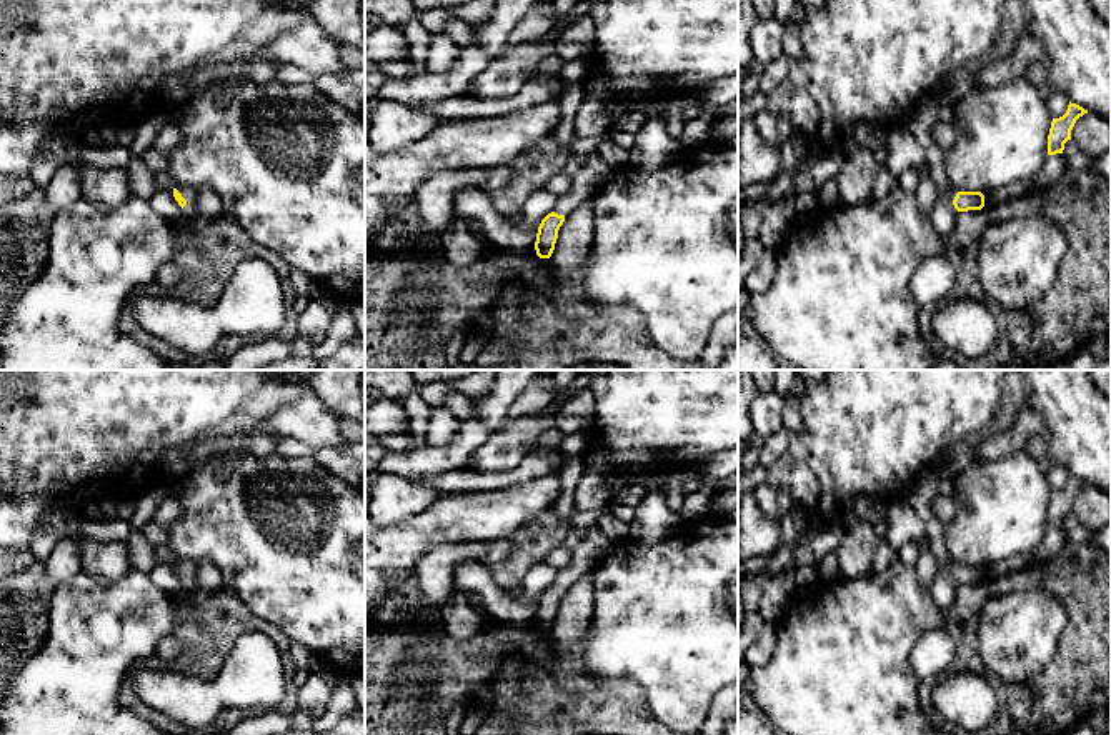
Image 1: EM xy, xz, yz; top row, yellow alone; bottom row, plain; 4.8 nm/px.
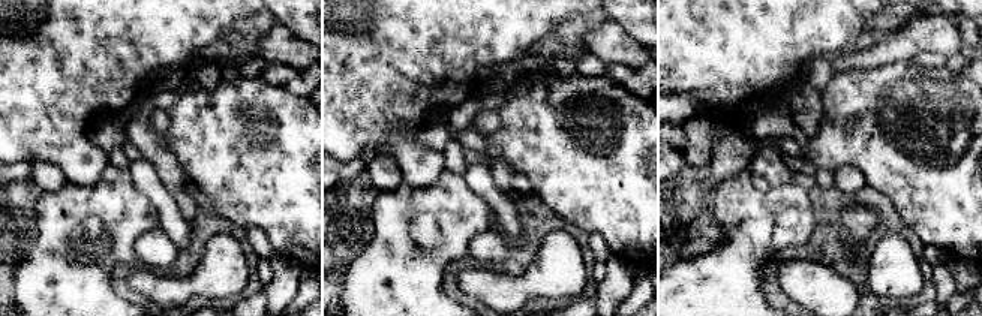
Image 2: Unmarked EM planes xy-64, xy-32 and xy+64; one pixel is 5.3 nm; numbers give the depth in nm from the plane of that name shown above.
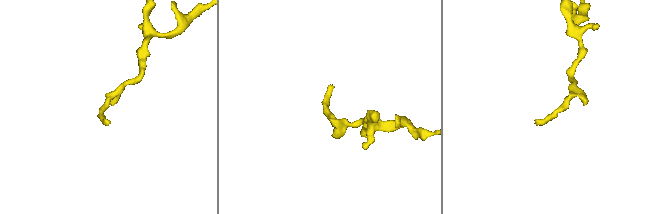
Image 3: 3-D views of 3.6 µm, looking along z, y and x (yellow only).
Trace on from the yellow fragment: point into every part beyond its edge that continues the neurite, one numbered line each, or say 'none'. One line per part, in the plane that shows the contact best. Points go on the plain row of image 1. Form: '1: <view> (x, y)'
1: xy (190, 582)

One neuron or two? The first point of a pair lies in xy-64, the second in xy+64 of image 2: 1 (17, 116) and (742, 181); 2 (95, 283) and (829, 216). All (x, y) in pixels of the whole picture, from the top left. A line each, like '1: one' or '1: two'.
1: two
2: two

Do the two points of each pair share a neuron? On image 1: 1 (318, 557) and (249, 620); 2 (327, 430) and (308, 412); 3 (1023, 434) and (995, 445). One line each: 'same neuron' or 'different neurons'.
1: different neurons
2: same neuron
3: same neuron

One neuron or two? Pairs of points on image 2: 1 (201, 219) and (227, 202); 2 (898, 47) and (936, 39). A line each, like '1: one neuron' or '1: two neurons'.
1: two neurons
2: one neuron

